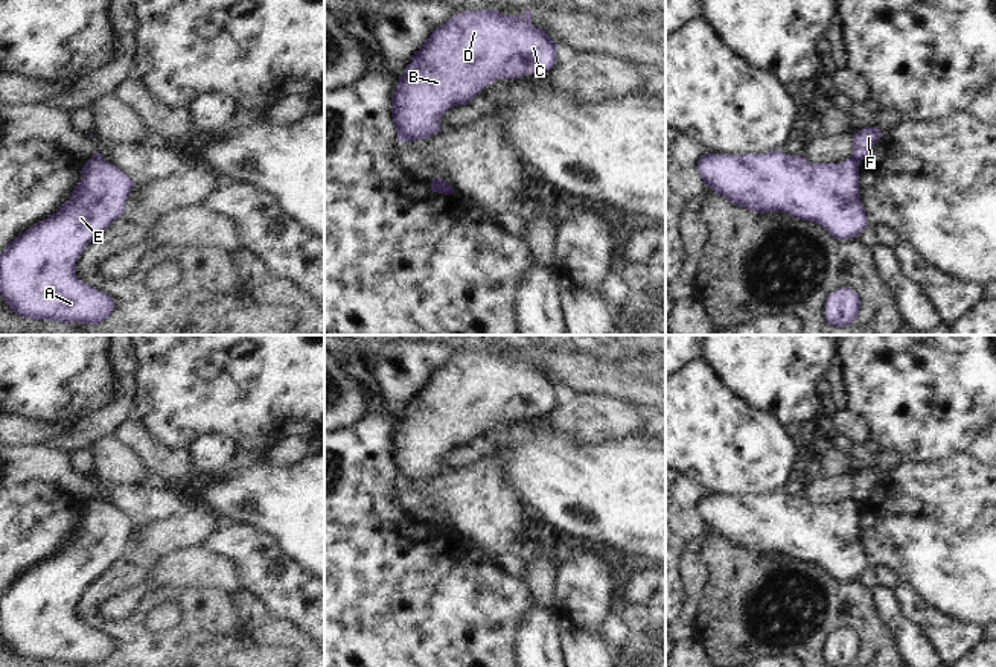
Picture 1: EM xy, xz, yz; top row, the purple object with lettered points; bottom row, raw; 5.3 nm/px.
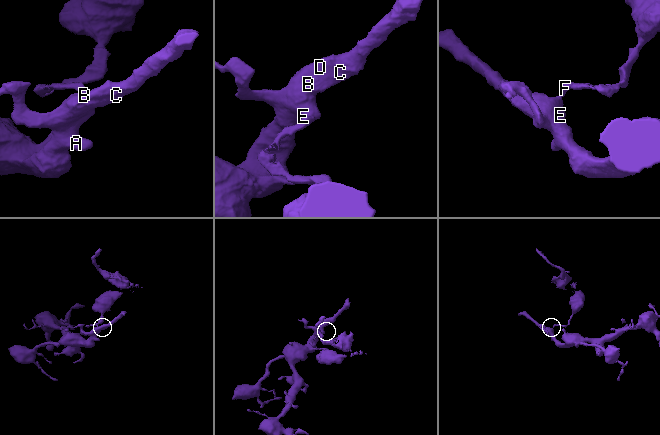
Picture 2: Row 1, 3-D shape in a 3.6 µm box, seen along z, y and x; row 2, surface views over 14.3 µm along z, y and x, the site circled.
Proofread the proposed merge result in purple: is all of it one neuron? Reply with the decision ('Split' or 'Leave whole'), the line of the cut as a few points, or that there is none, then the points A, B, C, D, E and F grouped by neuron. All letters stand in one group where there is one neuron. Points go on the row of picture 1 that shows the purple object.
Split. Split along yz (852, 157), (858, 163). Groups: A B C D E / F.

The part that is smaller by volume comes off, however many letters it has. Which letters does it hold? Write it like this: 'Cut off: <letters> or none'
Cut off: F

